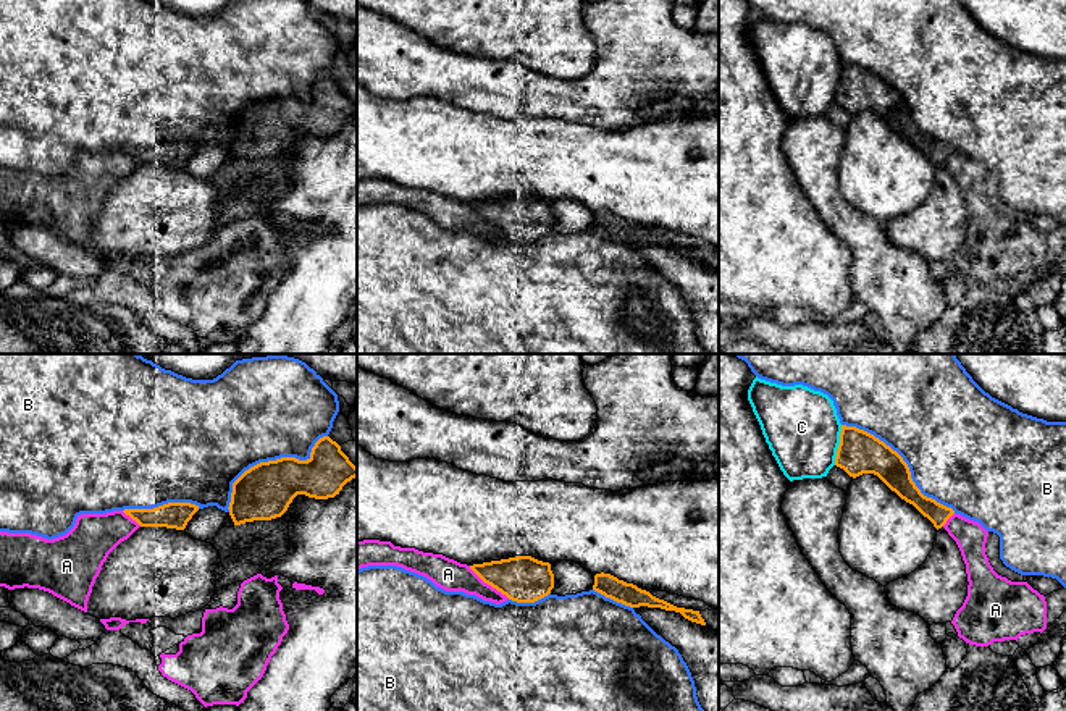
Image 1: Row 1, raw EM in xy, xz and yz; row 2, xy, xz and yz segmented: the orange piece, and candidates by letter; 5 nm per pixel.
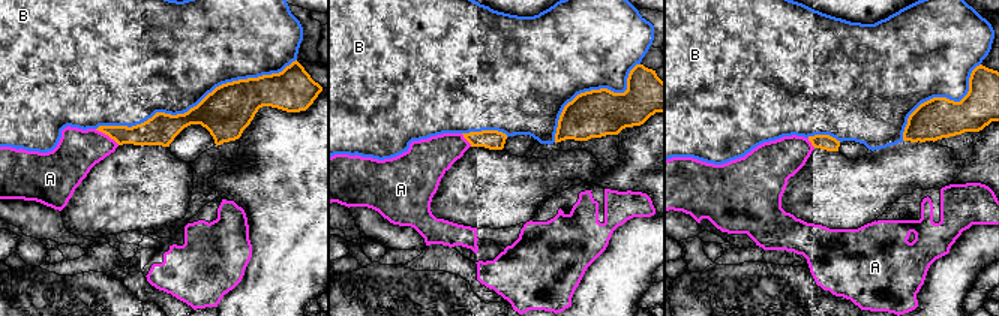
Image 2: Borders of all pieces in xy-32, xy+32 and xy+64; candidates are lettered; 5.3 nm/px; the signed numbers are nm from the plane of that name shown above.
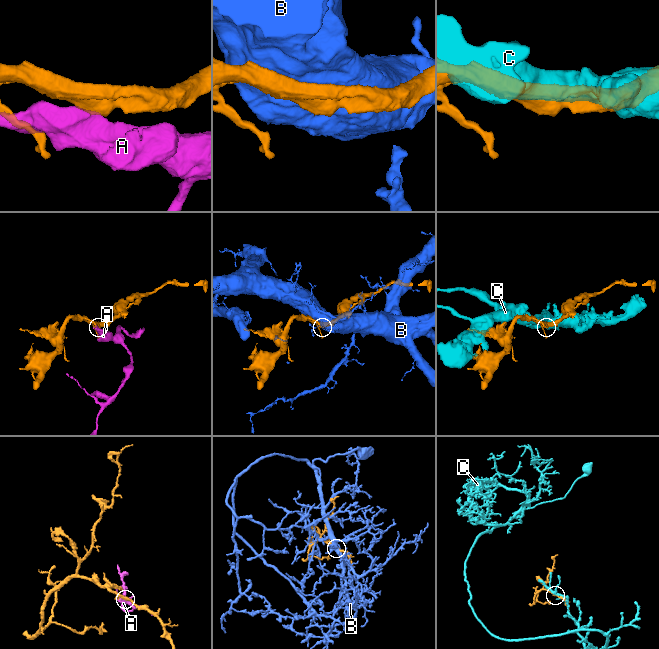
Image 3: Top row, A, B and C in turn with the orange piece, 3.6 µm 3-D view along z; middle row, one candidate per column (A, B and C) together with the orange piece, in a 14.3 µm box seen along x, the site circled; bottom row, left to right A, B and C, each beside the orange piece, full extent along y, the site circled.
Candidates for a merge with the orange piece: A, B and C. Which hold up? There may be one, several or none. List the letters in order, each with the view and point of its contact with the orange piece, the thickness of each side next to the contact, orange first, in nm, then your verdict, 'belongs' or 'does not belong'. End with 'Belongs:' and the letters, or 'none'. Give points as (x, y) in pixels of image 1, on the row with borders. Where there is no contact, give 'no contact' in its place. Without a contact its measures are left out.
A: xz (490, 584) | 240/160 nm | does not belong
B: xy (268, 461) | 280/500 nm | does not belong
C: yz (839, 445) | 220/380 nm | does not belong
Belongs: none

